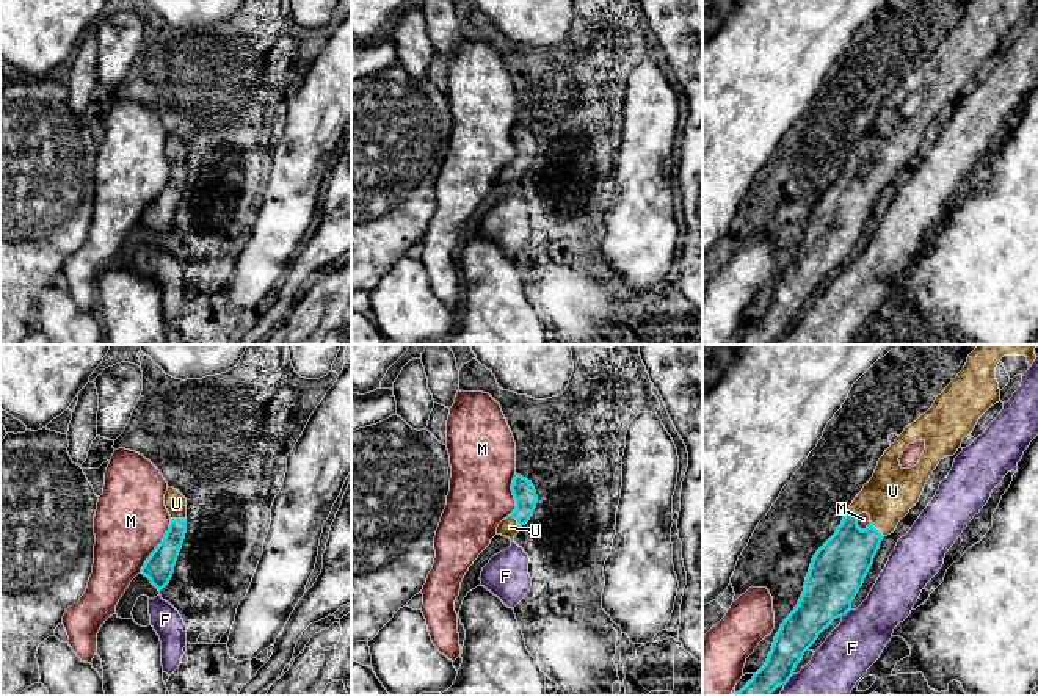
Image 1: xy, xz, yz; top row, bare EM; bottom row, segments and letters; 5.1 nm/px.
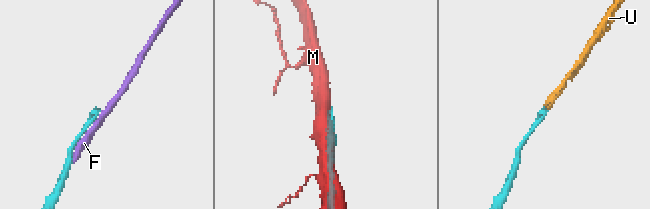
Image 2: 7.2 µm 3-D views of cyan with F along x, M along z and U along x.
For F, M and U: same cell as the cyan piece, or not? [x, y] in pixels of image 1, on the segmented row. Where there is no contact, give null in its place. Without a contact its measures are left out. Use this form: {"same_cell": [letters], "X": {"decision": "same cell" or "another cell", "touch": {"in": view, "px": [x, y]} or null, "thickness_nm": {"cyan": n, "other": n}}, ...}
{"same_cell": ["U"], "F": {"decision": "another cell", "touch": {"in": "yz", "px": [845, 613]}, "thickness_nm": {"cyan": 280, "other": 260}}, "M": {"decision": "another cell", "touch": {"in": "xy", "px": [157, 546]}, "thickness_nm": {"cyan": 150, "other": 380}}, "U": {"decision": "same cell", "touch": {"in": "xz", "px": [513, 518]}, "thickness_nm": {"cyan": 120, "other": 90}}}

